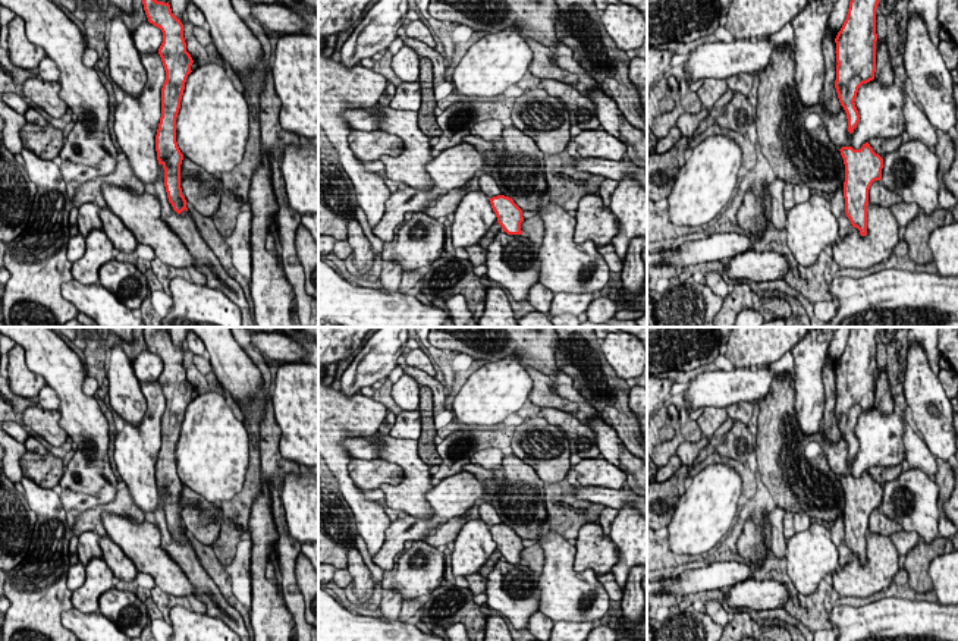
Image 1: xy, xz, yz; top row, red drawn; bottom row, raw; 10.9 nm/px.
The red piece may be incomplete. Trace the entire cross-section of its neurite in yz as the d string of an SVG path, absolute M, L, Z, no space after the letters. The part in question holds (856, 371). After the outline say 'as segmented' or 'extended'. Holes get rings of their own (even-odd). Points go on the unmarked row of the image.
M851 327L847 348L835 365L826 356L822 370L824 409L820 431L836 443L842 436L852 462L860 450L855 436L858 417L874 408L876 337L879 327Z; extended

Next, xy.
M142 327L148 351L160 356L163 371L158 377L166 409L161 417L161 446L156 464L156 480L160 505L156 525L161 534L161 547L185 572L198 600L207 604L207 615L223 620L241 641L249 641L249 634L241 613L227 603L216 582L202 568L194 547L186 537L186 528L180 516L180 493L183 483L176 471L176 446L188 403L194 392L186 380L183 354L170 337L169 327Z; extended

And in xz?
M490 503L478 506L480 519L490 527L497 552L508 563L522 563L521 552L524 550L522 538L512 527L505 525L497 510Z; extended

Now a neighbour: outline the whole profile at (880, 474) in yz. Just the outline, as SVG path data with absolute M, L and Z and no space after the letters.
M902 464L895 466L873 466L869 472L873 480L883 487L886 483L893 481L901 475Z

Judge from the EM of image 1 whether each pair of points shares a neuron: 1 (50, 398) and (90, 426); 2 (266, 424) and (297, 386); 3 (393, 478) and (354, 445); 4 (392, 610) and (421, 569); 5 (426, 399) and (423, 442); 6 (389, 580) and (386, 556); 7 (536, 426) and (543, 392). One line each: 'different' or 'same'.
1: different
2: different
3: same
4: same
5: same
6: different
7: different

